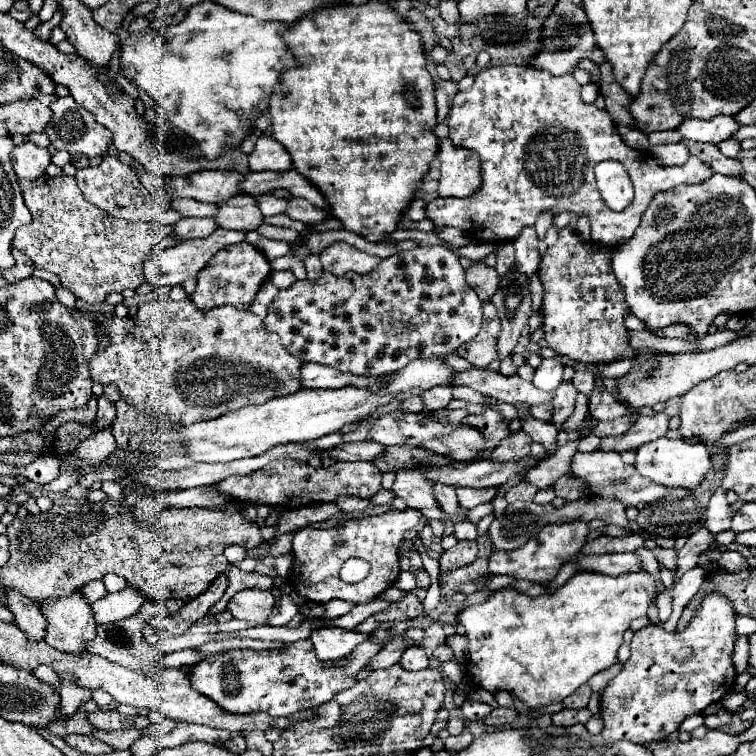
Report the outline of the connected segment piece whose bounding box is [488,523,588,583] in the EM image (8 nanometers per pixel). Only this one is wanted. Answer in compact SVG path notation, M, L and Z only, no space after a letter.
M564 523L564 525L548 525L544 527L536 539L530 539L524 547L516 551L494 551L490 555L490 573L494 575L512 575L518 579L528 579L534 583L546 583L554 579L562 567L562 563L578 553L588 535L588 525L586 523Z

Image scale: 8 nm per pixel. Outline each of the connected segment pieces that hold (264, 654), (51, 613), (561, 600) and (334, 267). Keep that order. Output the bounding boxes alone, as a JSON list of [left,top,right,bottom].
[[190,639,382,717],[40,589,96,653],[458,569,660,709],[320,243,381,275]]

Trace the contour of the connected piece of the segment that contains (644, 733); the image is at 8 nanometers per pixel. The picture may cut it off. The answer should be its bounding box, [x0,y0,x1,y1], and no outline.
[602,593,736,745]

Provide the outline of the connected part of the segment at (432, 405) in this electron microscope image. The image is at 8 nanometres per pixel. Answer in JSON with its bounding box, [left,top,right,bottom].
[424,387,452,411]

